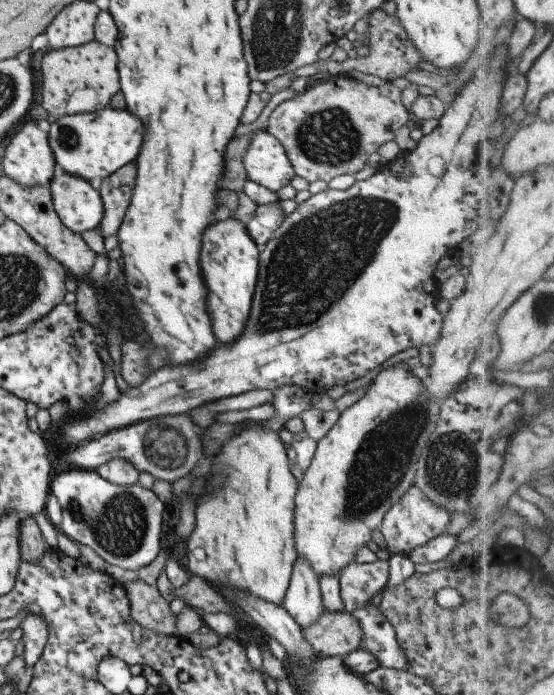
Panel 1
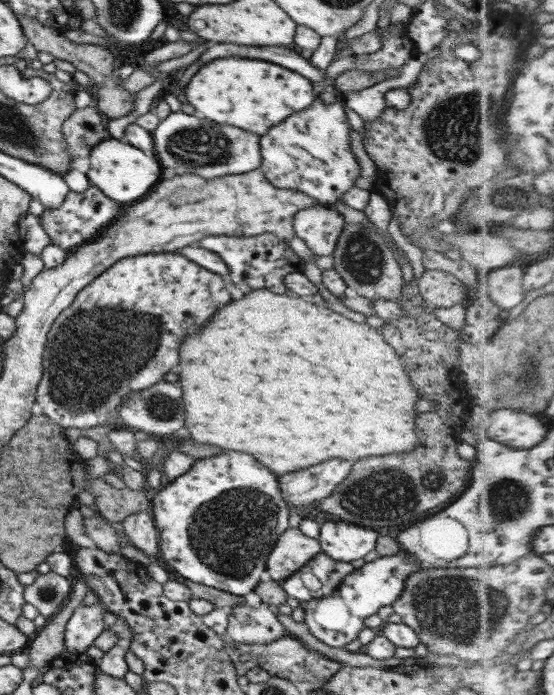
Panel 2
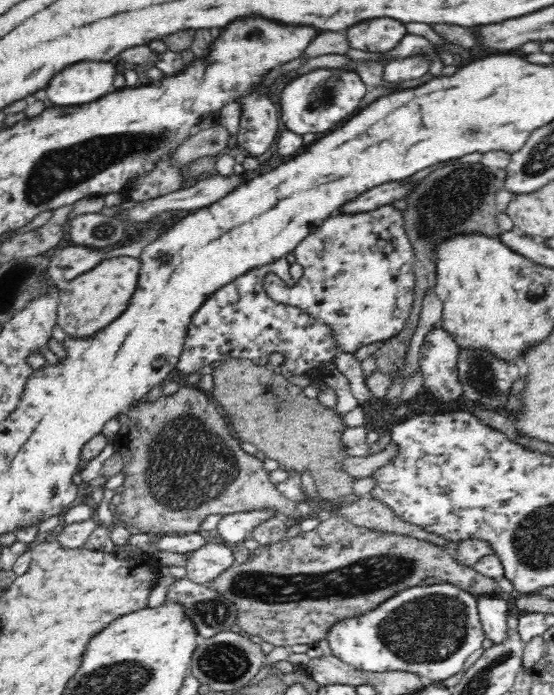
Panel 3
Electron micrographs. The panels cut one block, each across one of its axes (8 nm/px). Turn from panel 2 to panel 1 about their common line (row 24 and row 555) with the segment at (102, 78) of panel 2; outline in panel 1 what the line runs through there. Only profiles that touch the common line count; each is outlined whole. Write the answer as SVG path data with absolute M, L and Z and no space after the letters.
M34 517L21 518L20 554L24 562L37 563L51 548L44 539Z

